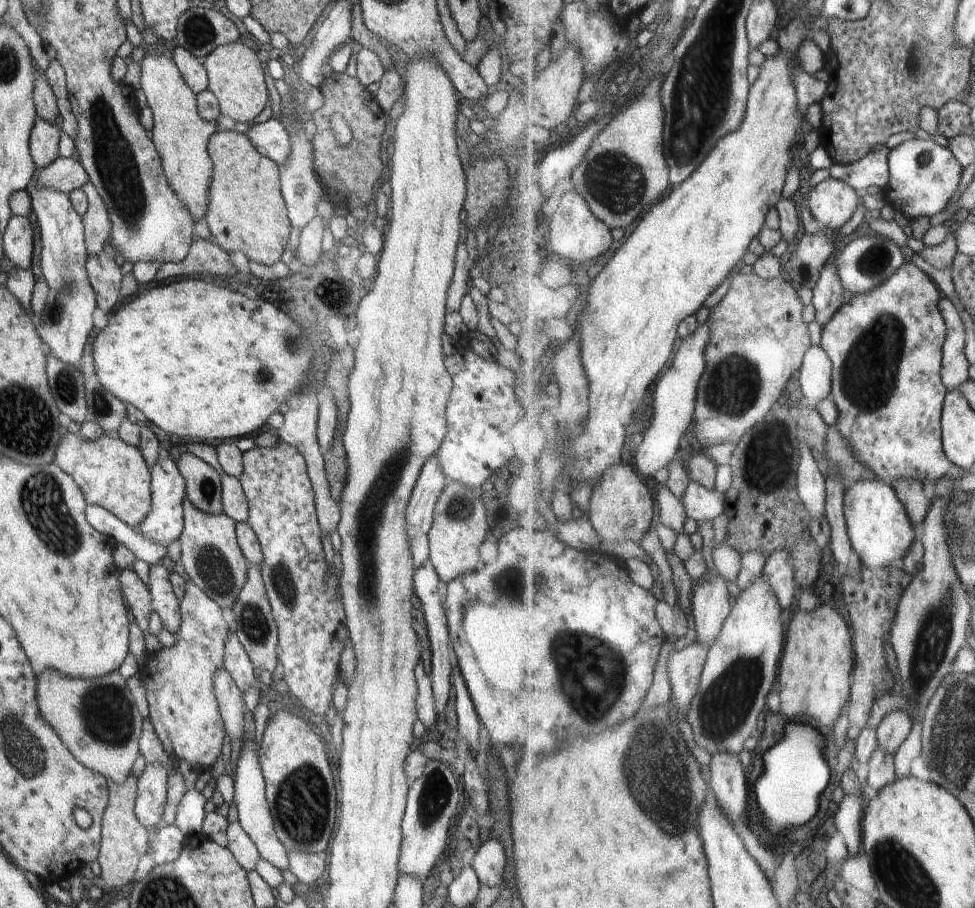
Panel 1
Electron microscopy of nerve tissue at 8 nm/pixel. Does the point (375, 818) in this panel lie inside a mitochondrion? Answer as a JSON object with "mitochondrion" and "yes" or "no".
{"mitochondrion":"no"}

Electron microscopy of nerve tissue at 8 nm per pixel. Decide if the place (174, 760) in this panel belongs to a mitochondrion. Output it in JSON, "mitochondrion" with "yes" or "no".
{"mitochondrion":"no"}

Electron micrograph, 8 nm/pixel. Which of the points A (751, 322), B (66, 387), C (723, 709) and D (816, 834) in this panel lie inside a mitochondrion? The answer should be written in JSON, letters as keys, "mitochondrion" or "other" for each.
{"A":"other","B":"mitochondrion","C":"mitochondrion","D":"other"}

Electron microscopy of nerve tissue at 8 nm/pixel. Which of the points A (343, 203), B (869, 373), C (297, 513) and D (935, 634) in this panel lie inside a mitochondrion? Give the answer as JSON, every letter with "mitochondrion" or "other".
{"A":"other","B":"mitochondrion","C":"other","D":"mitochondrion"}

